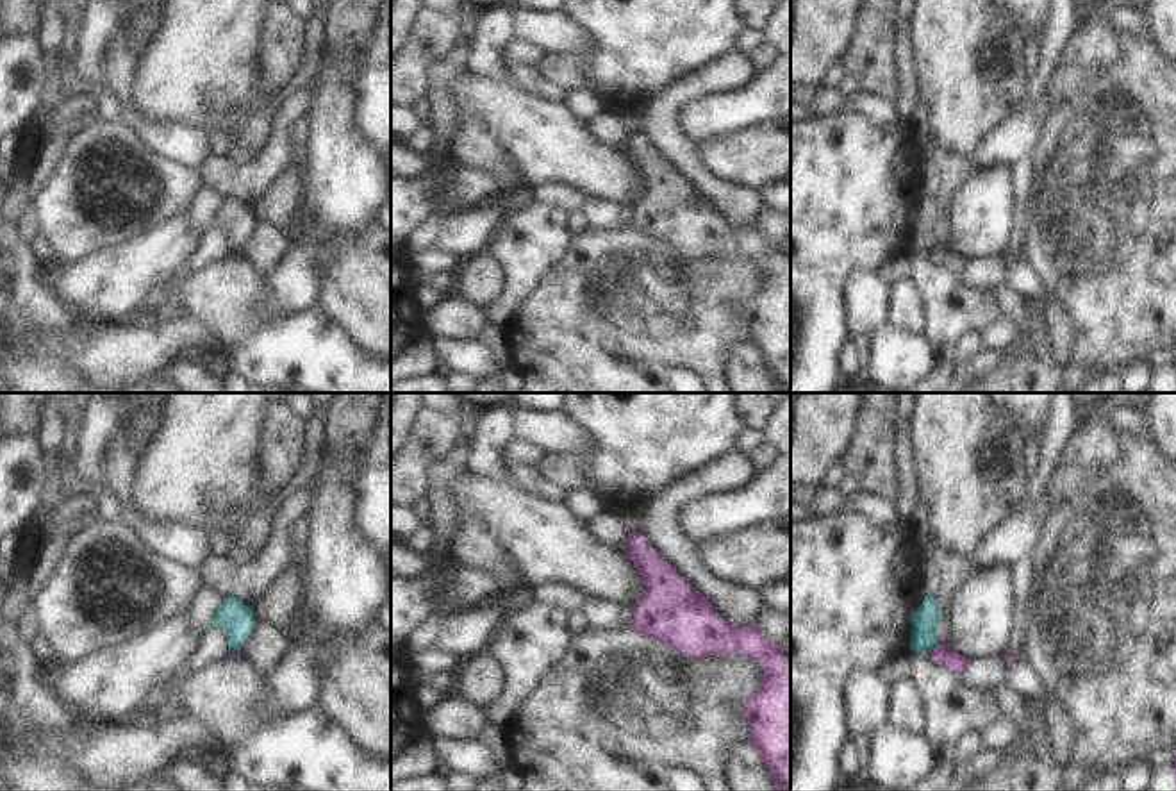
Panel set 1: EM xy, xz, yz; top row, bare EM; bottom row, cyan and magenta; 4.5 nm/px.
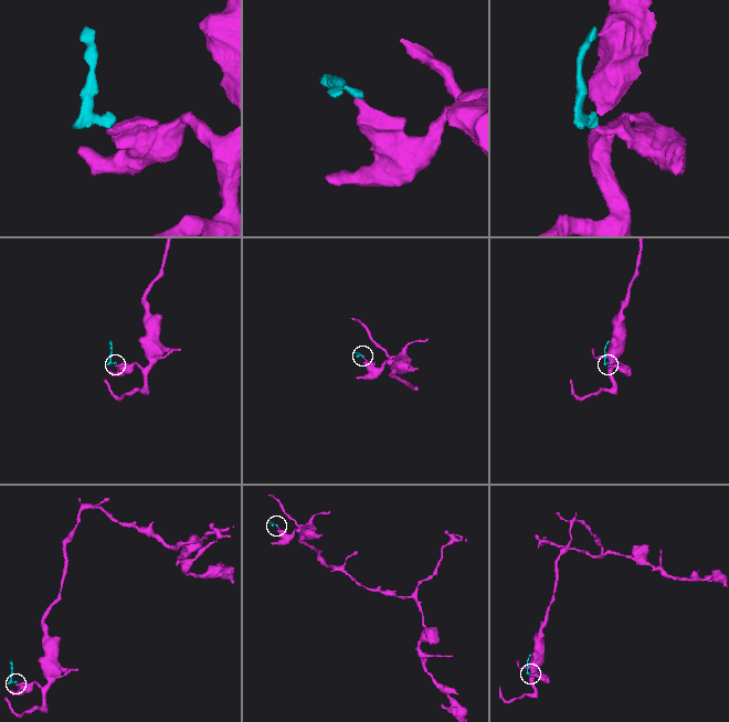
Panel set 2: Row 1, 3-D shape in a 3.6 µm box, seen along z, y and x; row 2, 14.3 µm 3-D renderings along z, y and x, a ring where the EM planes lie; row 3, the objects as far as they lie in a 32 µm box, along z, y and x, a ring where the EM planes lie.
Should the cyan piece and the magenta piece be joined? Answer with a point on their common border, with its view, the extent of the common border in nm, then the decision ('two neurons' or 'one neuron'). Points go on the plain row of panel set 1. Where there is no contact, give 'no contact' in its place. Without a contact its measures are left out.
meets cyan in yz at (932, 249); contact 60 nm long; two neurons

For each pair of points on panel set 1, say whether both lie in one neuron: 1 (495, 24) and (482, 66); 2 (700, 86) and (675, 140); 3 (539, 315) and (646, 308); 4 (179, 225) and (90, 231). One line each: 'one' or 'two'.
1: one
2: one
3: one
4: two

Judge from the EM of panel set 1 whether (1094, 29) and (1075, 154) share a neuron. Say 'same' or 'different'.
different

